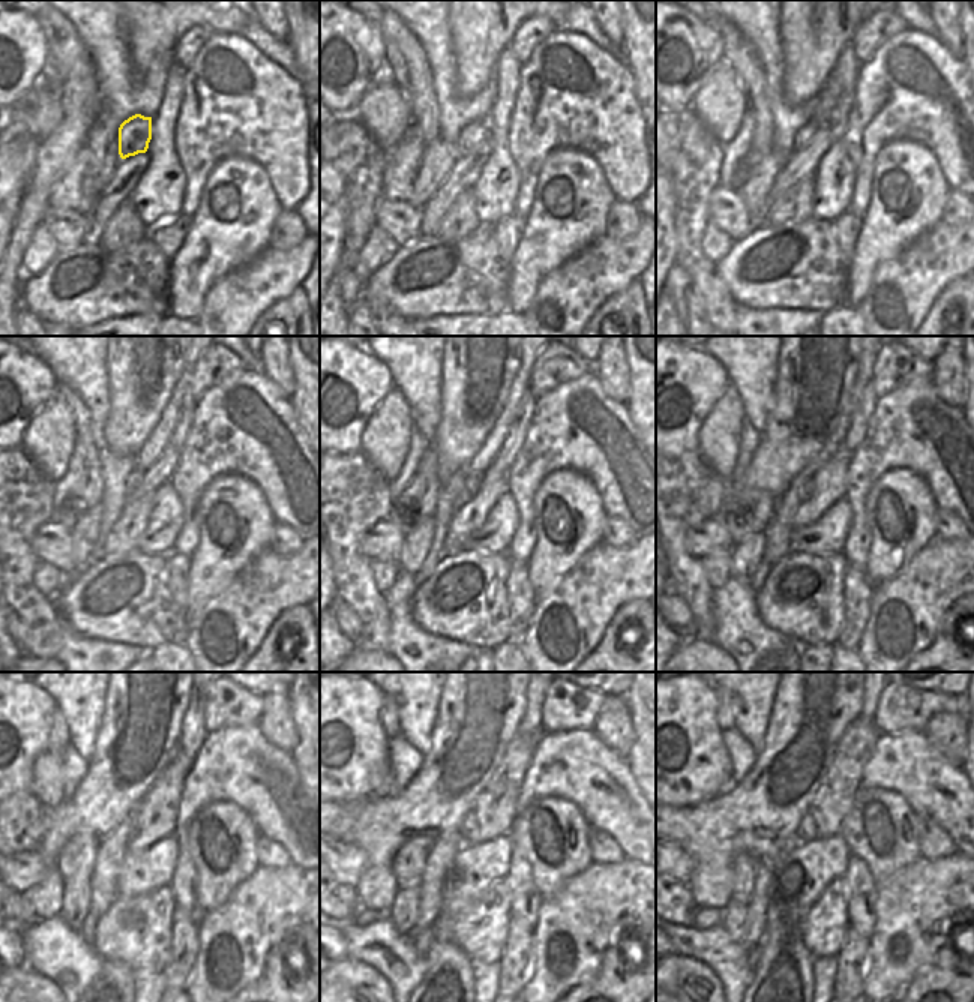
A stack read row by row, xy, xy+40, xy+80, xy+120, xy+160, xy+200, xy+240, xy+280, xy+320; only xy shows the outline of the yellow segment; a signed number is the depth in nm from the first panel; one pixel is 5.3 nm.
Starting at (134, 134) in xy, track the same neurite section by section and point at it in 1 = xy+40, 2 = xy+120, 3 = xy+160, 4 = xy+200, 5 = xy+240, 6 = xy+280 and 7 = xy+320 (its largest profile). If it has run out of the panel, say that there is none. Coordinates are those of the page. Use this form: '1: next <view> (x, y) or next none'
1: next xy+40 (474, 134)
2: next xy+120 (135, 474)
3: next xy+160 (471, 482)
4: next xy+200 (808, 482)
5: next xy+240 (134, 818)
6: next xy+280 (468, 828)
7: next xy+320 (806, 831)

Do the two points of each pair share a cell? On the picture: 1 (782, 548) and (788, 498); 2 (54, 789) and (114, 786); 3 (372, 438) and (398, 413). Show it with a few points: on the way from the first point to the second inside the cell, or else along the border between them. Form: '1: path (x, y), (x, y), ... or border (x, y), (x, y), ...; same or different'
1: path (782, 536), (784, 510); same
2: border (65, 800), (47, 810); different
3: path (378, 432), (392, 419); same

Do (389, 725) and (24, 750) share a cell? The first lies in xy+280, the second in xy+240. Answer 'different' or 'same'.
different

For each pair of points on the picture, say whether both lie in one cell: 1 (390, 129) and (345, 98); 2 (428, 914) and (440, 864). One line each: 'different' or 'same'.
1: different
2: same

